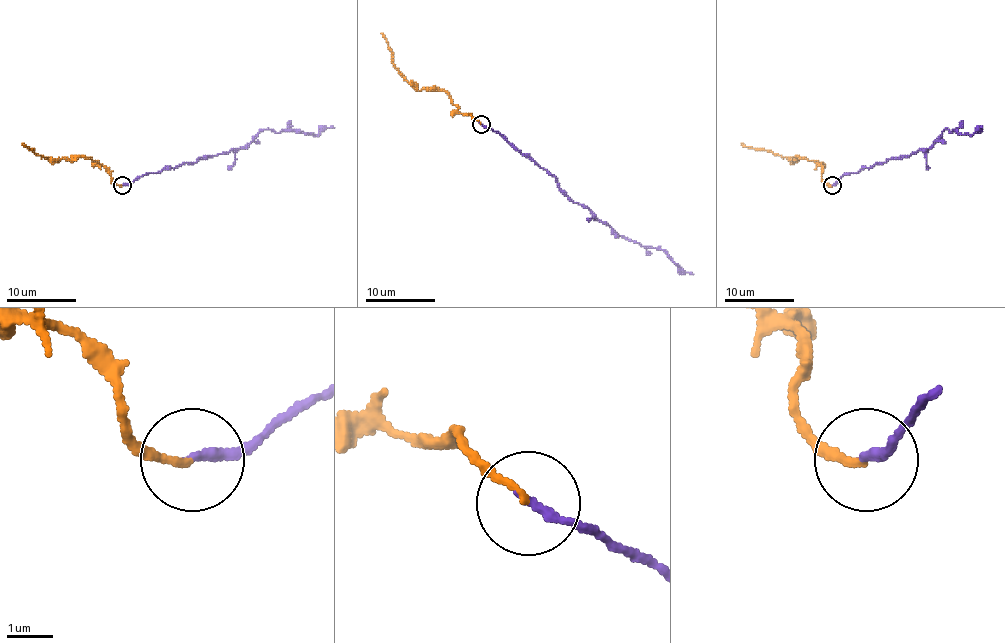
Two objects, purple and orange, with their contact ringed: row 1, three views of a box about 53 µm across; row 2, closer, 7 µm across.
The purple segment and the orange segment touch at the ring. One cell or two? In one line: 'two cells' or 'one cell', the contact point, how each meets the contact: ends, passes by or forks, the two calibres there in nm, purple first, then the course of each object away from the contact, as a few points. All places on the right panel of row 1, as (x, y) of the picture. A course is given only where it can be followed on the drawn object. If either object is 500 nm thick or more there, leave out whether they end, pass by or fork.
two cells; place (832, 185); purple ends; orange ends; calibres 200 and 140 nm; course purple (832, 185), (844, 174), (926, 150), (945, 129), (971, 134), (982, 127); course orange (832, 185), (821, 178), (821, 166), (741, 143)

